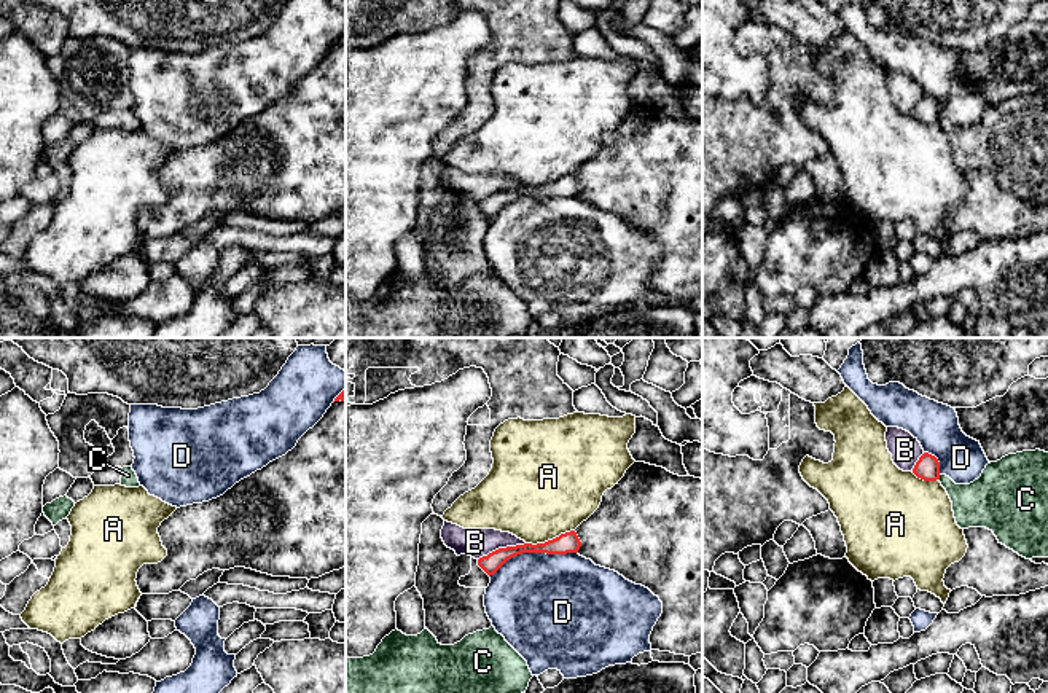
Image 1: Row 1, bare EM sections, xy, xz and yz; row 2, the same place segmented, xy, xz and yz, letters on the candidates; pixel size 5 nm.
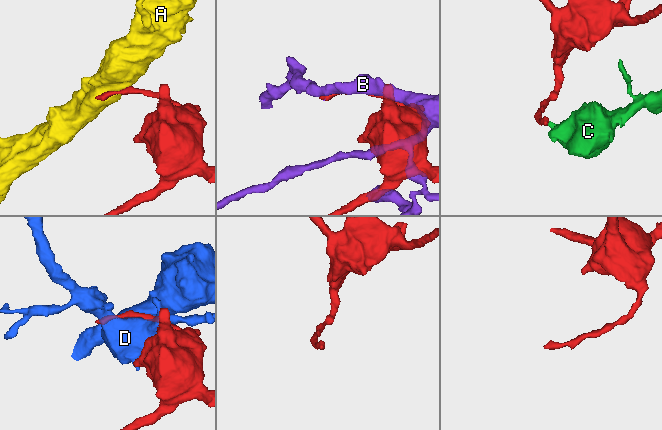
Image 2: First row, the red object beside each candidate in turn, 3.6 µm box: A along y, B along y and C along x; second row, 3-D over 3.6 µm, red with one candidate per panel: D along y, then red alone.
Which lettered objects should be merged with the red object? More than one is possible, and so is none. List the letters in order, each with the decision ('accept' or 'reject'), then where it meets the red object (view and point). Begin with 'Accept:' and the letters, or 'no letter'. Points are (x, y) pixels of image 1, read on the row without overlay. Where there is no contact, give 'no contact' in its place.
Accept: no letter
A: reject; meets red in xz at (550, 184)
B: reject; meets red in xz at (500, 191)
C: reject; meets red in yz at (938, 121)
D: reject; meets red in xz at (532, 195)

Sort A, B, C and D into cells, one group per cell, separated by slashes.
A / B / C / D

